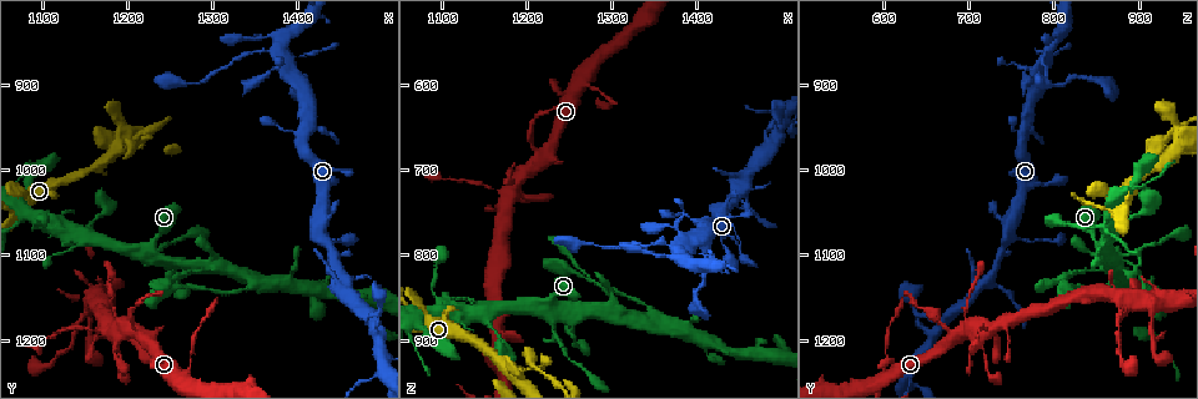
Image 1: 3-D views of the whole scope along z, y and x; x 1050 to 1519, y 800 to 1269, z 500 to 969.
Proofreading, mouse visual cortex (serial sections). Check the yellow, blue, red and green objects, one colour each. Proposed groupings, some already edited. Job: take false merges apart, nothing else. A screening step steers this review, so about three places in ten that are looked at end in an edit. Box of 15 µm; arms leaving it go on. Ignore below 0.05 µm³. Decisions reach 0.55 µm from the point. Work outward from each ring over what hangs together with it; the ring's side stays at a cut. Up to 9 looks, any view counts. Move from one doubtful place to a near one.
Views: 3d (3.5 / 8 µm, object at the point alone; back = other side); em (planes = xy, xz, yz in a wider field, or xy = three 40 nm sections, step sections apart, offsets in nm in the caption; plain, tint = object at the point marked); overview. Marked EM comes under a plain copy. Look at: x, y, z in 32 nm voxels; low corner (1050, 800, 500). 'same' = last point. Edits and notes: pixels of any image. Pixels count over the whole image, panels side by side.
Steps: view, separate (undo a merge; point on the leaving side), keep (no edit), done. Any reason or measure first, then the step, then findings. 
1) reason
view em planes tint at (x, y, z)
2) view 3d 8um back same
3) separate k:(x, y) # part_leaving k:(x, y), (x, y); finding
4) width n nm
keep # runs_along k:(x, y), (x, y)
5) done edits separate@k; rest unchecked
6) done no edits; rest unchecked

sharp bend
view 3d 3.5um at (1225, 1105, 875)

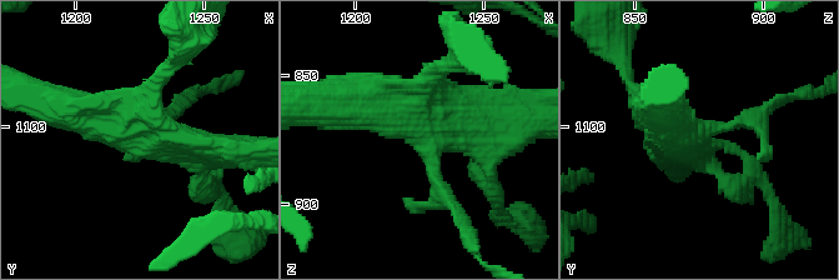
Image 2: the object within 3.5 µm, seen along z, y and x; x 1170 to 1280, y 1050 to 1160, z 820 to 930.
now the EM
view em xy step 5 tint at (1229, 1103, 875)

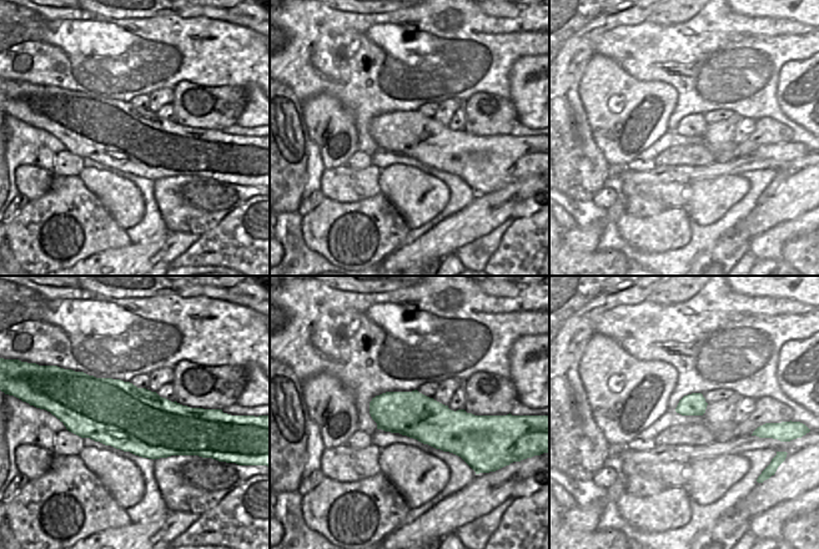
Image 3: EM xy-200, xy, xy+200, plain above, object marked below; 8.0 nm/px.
keep # runs_along 2:(157, 83), (157, 140), (242, 151); continuous, no second cell

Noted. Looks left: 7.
two arms in line, one across
view 3d 3.5um at (1160, 1150, 875)

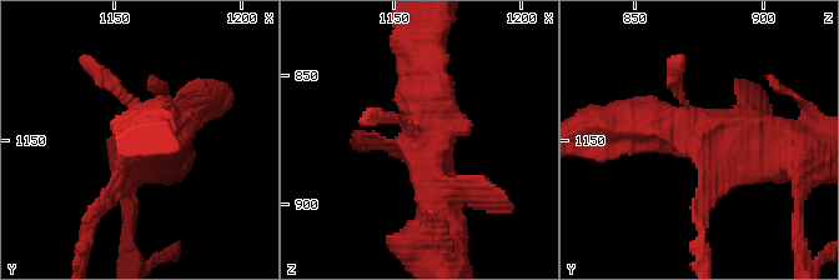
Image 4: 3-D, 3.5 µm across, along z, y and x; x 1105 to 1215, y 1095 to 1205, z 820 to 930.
keep # runs_along 4:(627, 125), (694, 129), (780, 155); continuous, no second cell

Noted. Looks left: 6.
sudden change in width
view 3d 3.5um at (1490, 1245, 630)

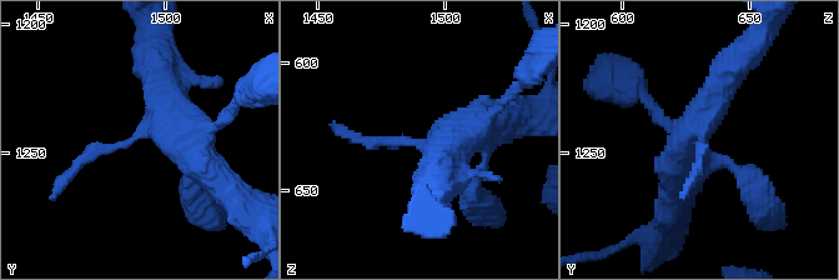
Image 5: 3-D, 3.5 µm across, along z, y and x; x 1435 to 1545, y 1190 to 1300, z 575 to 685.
arm_widths 100, 450 nm
view em xy step 3 tint at (1486, 1244, 631)

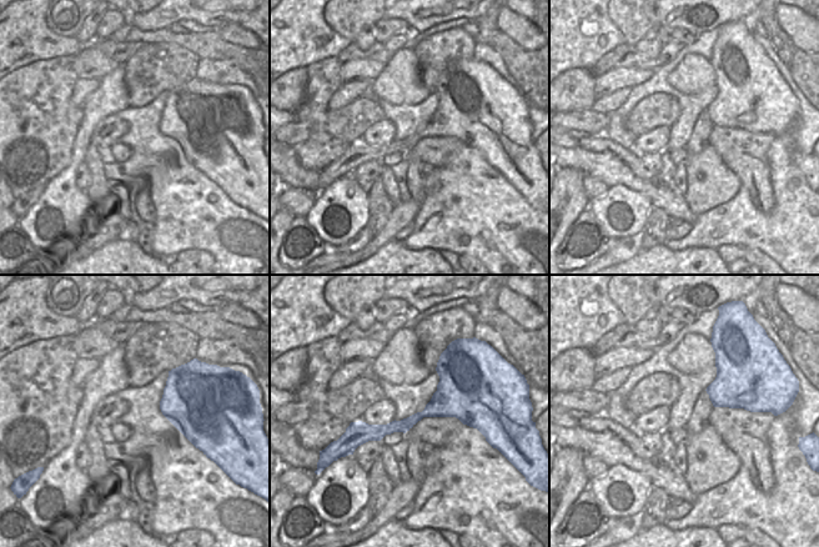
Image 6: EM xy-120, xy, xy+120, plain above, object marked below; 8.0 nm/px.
keep # runs_along 5:(159, 74), (167, 108), (64, 181); continuous, no second cell

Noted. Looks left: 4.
sudden change in width
view em xy step 3 tint at (1260, 1245, 605)

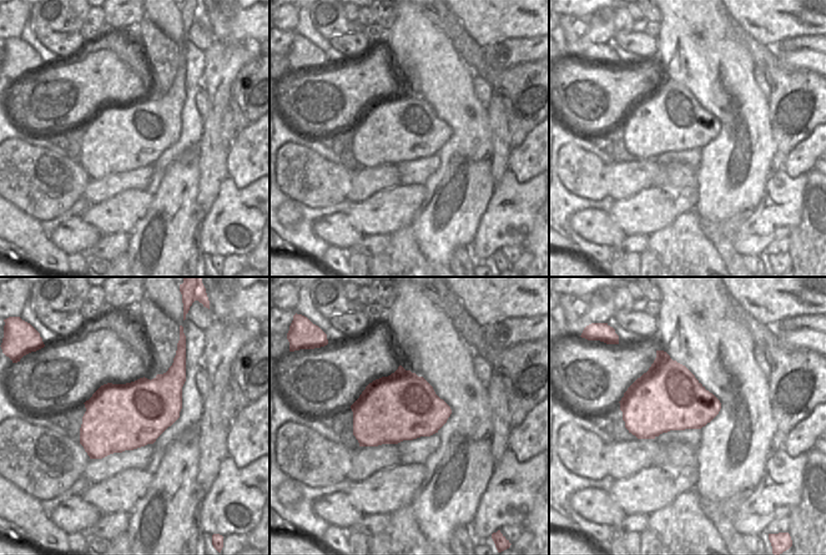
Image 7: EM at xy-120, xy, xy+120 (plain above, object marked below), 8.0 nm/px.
view 3d 3.5um back same

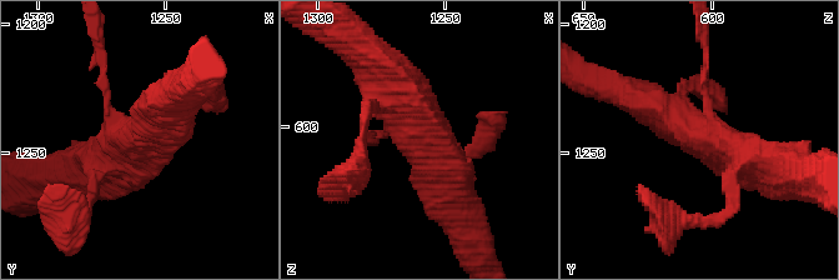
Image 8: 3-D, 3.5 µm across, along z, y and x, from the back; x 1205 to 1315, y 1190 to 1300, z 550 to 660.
arms 3
keep # runs_along 8:(456, 205), (382, 74); all the same cell

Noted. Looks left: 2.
done no edits; rest unchecked

